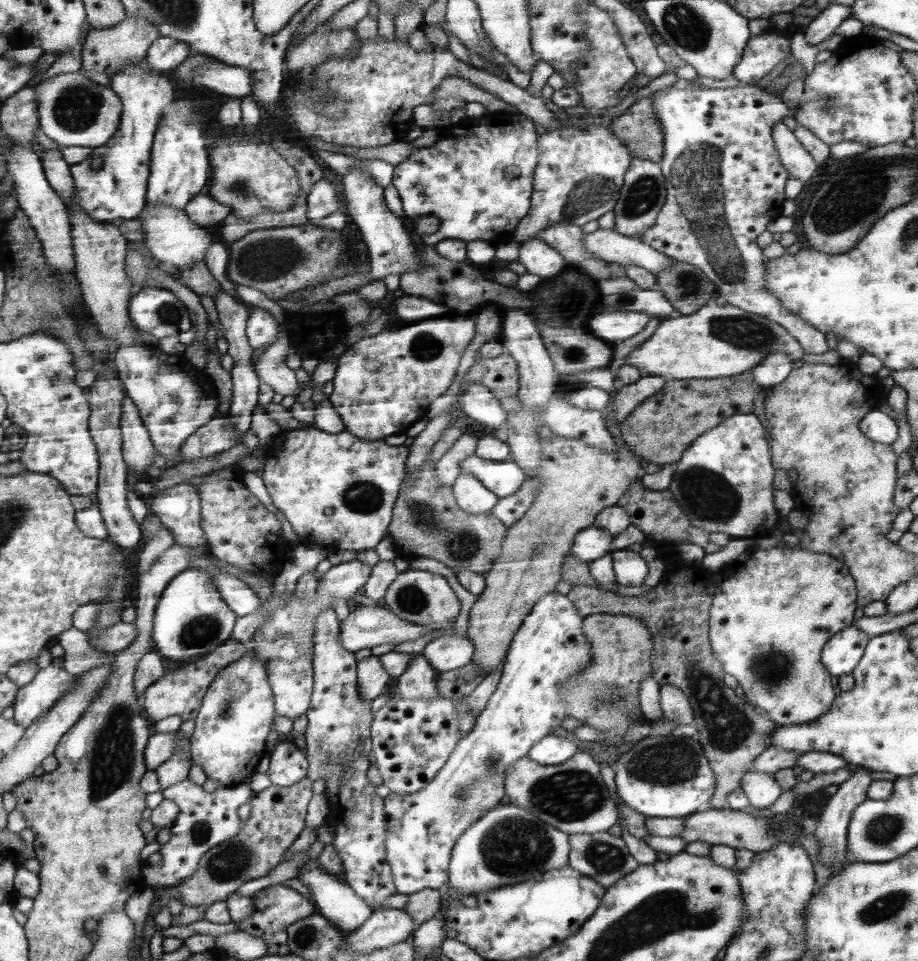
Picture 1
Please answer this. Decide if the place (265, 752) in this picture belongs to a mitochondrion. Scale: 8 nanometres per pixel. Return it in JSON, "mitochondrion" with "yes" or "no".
{"mitochondrion":"no"}

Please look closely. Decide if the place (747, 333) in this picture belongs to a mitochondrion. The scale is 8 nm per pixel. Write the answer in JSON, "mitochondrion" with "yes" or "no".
{"mitochondrion":"yes"}

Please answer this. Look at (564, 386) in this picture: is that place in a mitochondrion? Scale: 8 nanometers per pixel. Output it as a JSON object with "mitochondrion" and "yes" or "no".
{"mitochondrion":"no"}

